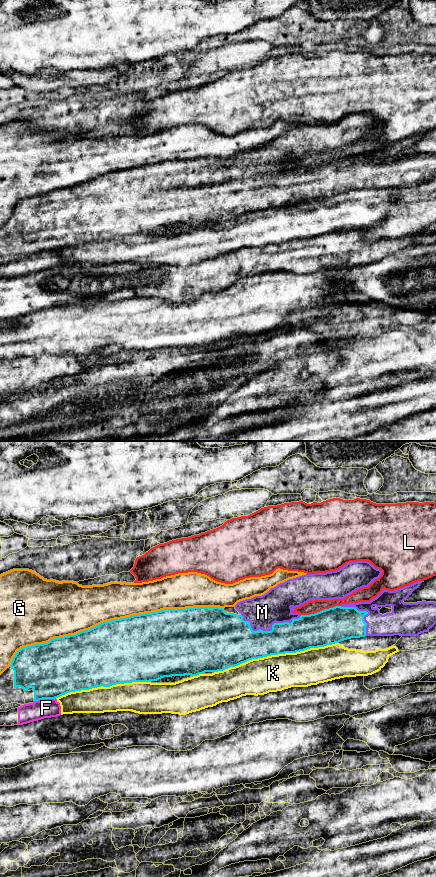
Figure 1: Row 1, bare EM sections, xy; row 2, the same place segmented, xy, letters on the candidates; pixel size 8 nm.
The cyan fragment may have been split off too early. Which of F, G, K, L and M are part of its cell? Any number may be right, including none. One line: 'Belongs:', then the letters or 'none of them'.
Belongs: M

